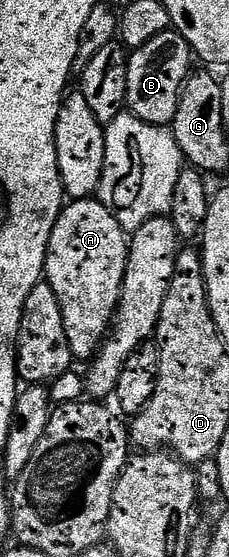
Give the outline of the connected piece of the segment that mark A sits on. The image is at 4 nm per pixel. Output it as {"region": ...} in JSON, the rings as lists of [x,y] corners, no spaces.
{"region":[[[73,199],[61,210],[51,231],[43,277],[59,299],[67,343],[78,362],[95,356],[113,324],[128,258],[129,237],[100,199]]]}

